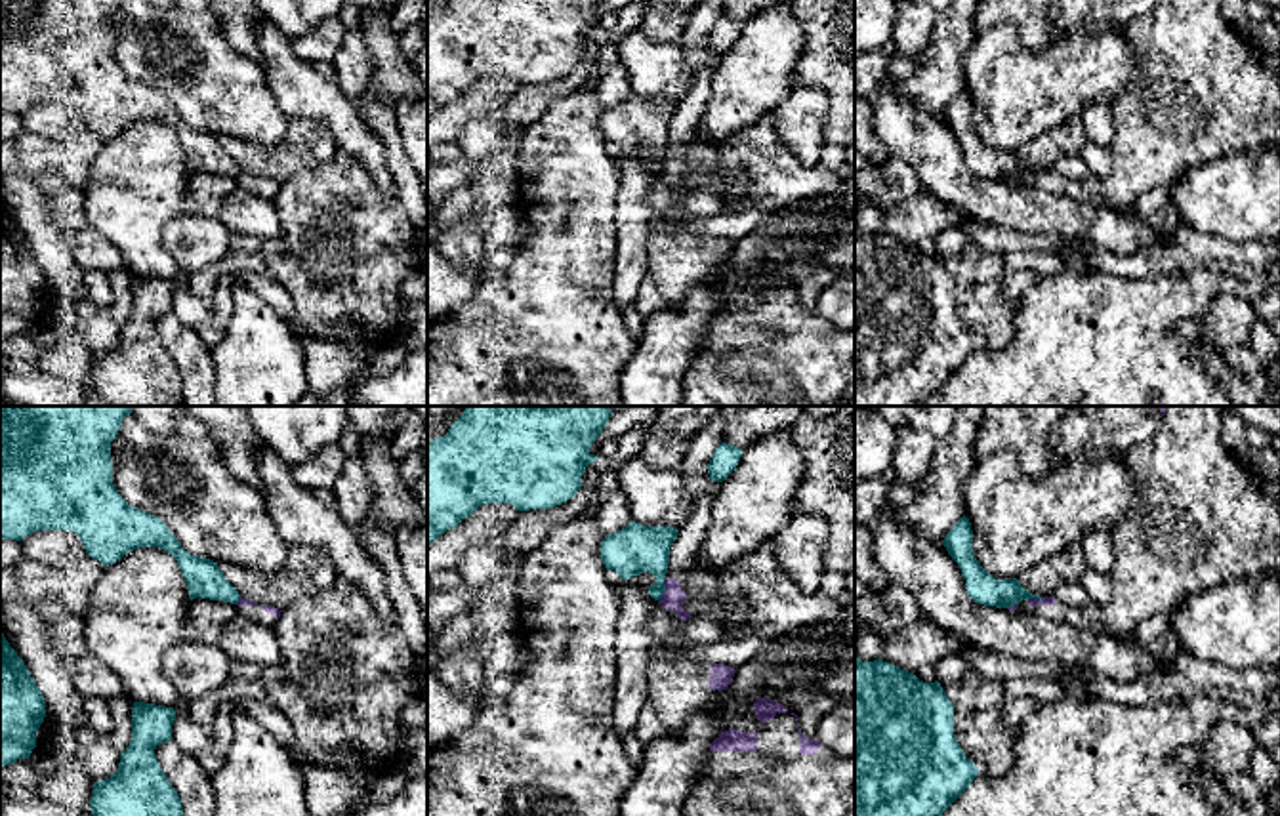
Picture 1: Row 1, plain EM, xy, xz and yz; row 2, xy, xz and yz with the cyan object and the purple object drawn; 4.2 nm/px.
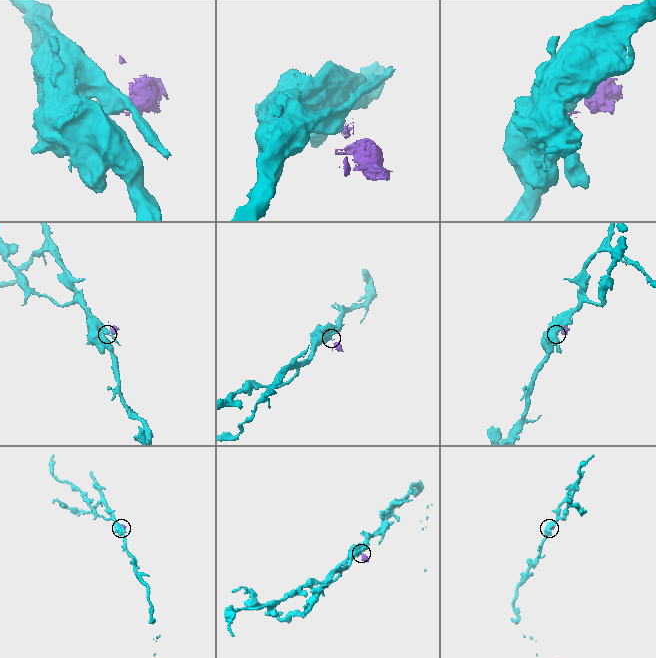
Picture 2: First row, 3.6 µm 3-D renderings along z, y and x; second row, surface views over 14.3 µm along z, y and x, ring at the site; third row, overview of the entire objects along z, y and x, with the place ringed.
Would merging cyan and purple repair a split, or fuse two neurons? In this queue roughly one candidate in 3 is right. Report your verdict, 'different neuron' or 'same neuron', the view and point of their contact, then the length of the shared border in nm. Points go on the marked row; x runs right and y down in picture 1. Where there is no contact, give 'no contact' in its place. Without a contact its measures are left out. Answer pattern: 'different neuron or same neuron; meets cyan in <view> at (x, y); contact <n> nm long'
different neuron; meets cyan in xz at (664, 590); contact 110 nm long

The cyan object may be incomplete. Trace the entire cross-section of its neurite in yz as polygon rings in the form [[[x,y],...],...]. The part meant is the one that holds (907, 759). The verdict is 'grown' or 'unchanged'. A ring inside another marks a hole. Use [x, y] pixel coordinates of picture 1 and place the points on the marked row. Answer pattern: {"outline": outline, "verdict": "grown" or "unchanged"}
{"outline": [[[855,658],[855,816],[942,816],[977,774],[956,740],[954,705],[939,681],[923,683],[879,658]]], "verdict": "unchanged"}

